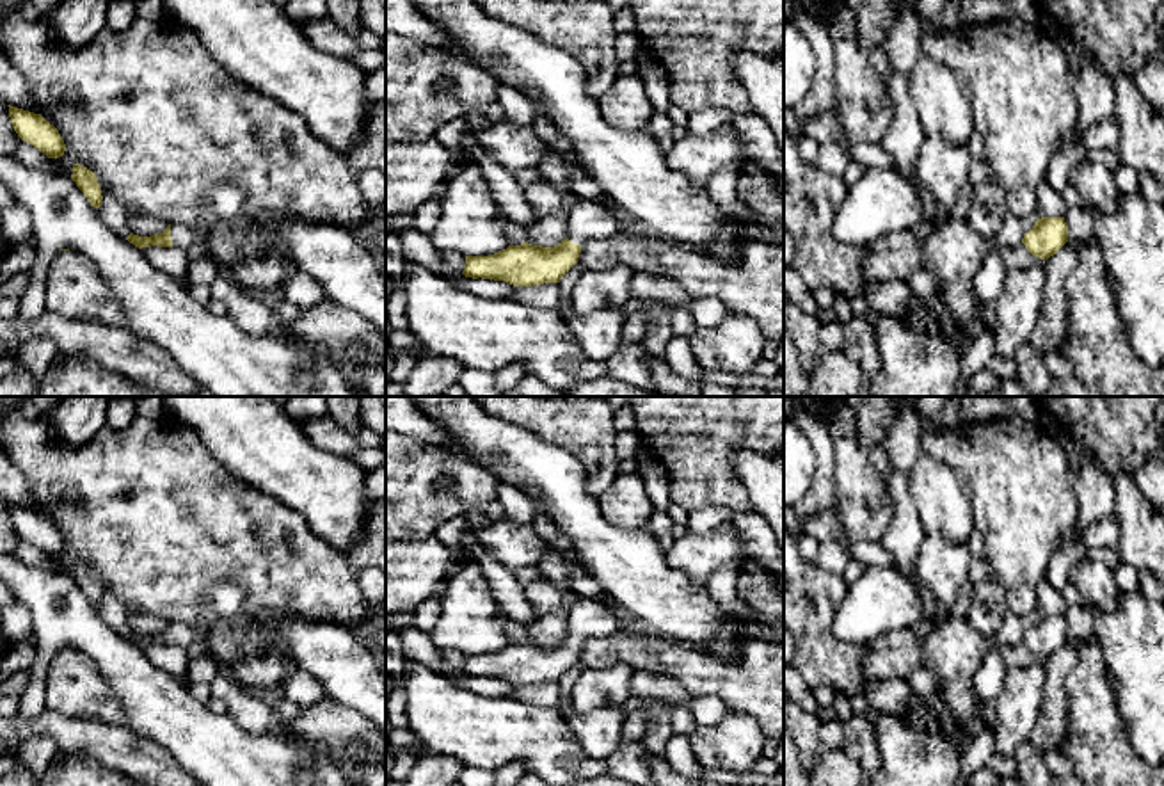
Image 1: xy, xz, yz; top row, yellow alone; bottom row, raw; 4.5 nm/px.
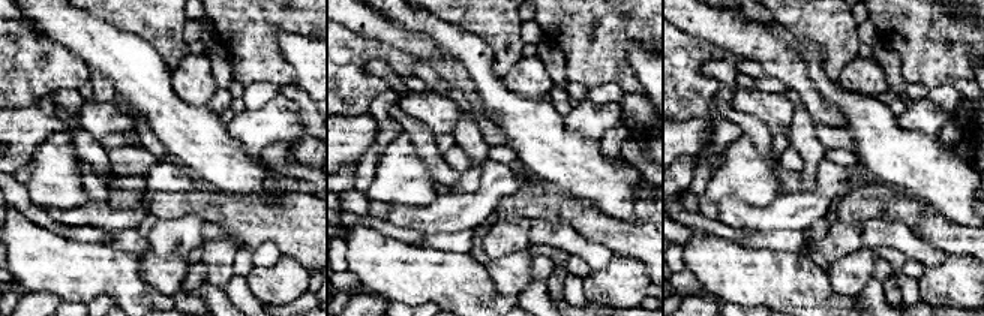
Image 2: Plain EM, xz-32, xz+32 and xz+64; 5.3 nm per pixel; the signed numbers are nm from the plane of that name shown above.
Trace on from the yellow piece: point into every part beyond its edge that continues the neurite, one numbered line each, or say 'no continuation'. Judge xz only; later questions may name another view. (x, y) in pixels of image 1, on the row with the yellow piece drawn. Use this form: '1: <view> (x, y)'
1: xz (587, 219)

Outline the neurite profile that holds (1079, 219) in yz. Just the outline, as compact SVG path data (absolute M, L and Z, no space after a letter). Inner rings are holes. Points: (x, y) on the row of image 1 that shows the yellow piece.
M1088 205L1068 206L1064 222L1068 226L1068 240L1072 240L1077 247L1095 242L1095 217Z

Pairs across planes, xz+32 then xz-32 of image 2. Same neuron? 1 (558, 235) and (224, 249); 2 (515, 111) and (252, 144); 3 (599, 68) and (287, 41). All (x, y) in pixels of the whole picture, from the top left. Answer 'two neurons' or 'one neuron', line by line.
1: two neurons
2: two neurons
3: two neurons

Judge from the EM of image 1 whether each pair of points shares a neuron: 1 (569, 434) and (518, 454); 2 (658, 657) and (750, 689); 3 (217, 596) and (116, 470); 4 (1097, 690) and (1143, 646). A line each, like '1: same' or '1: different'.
1: different
2: same
3: different
4: different

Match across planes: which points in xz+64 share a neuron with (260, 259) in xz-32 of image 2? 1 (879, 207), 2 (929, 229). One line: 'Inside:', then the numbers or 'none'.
Inside: none

